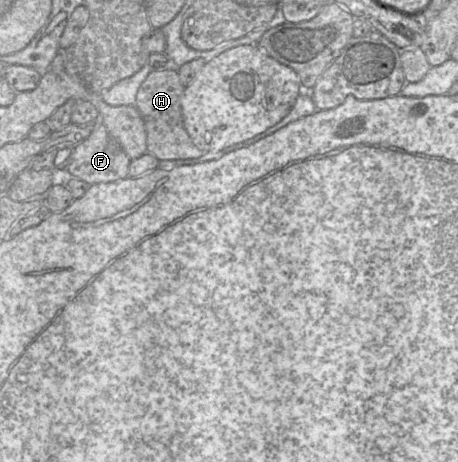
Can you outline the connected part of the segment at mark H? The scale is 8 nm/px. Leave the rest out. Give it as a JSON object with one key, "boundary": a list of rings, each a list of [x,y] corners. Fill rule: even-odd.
{"boundary":[[[169,65],[166,69],[153,70],[141,84],[136,96],[136,108],[146,129],[147,153],[159,161],[198,158],[204,154],[194,145],[184,127],[182,96],[185,87],[181,84],[178,68]]]}

